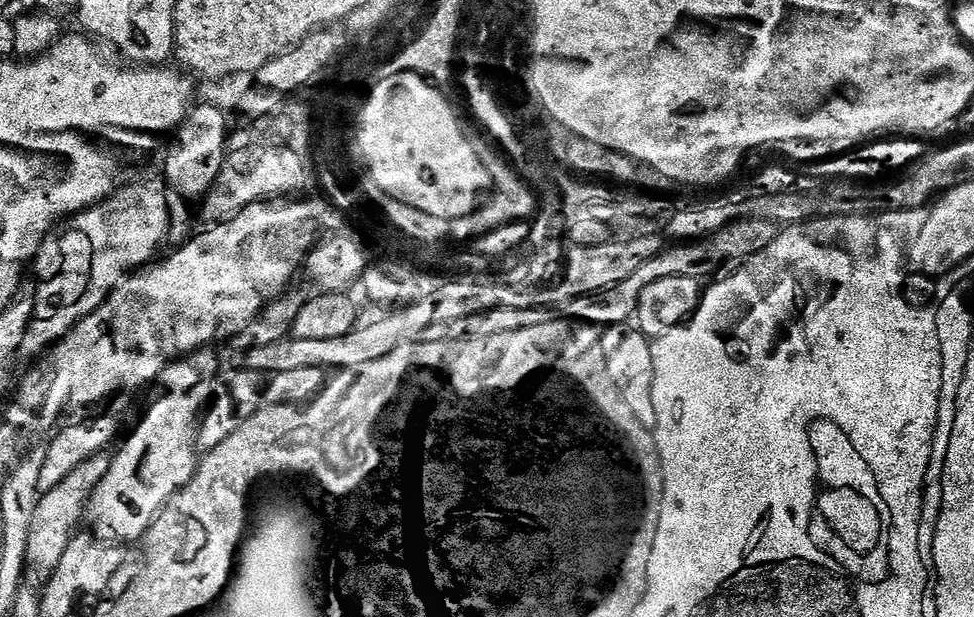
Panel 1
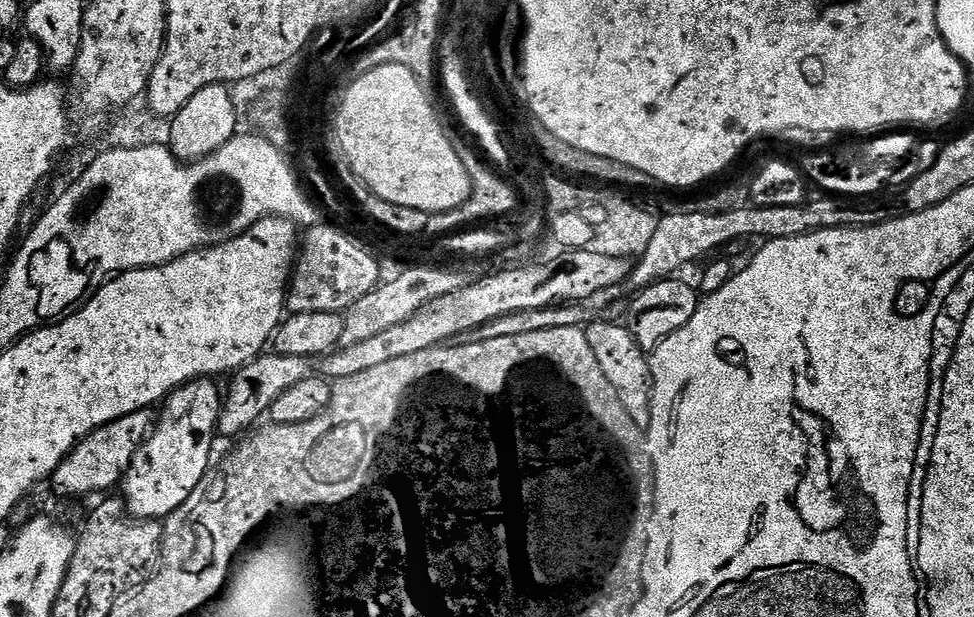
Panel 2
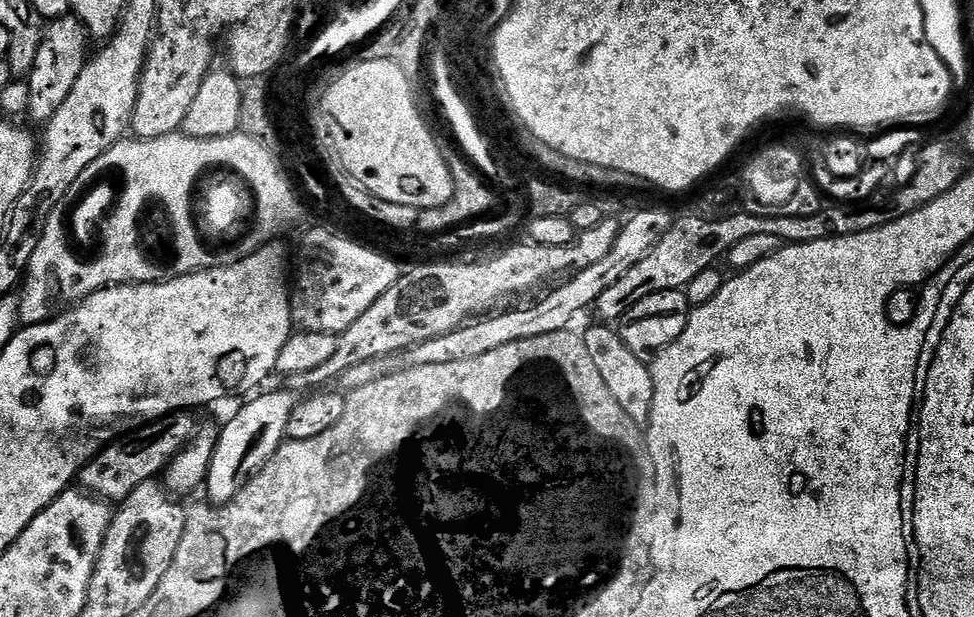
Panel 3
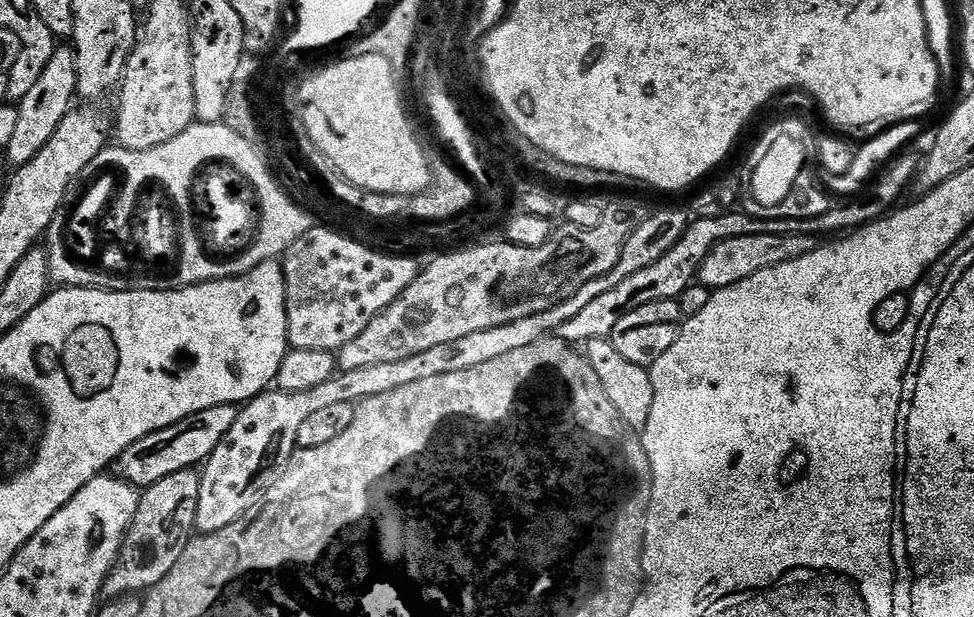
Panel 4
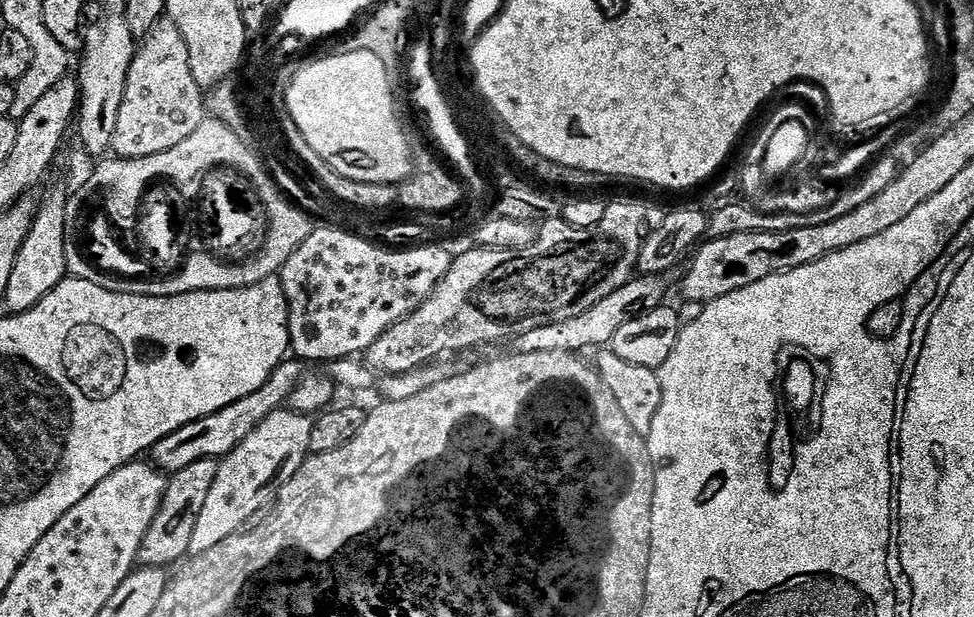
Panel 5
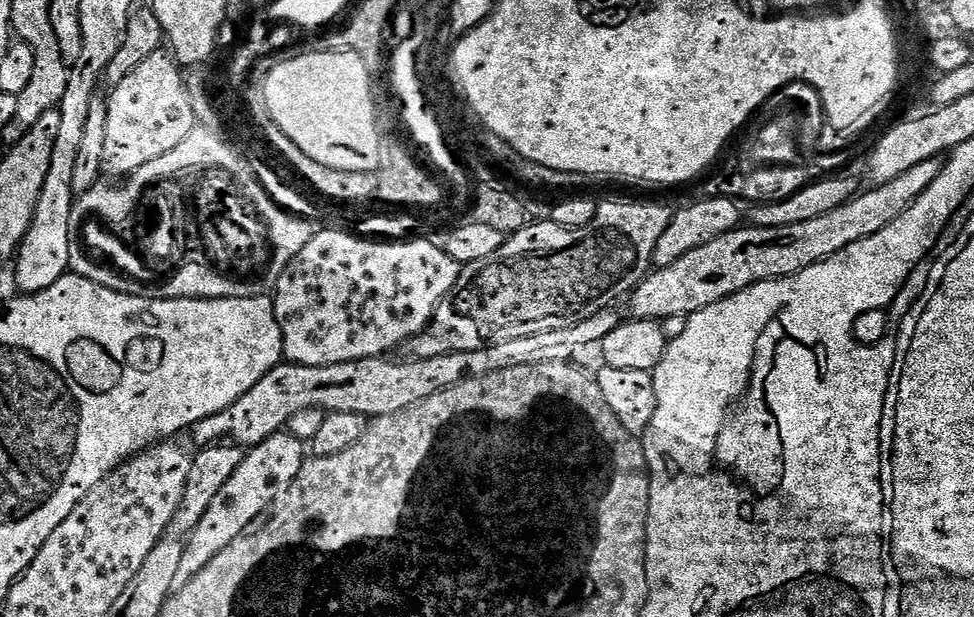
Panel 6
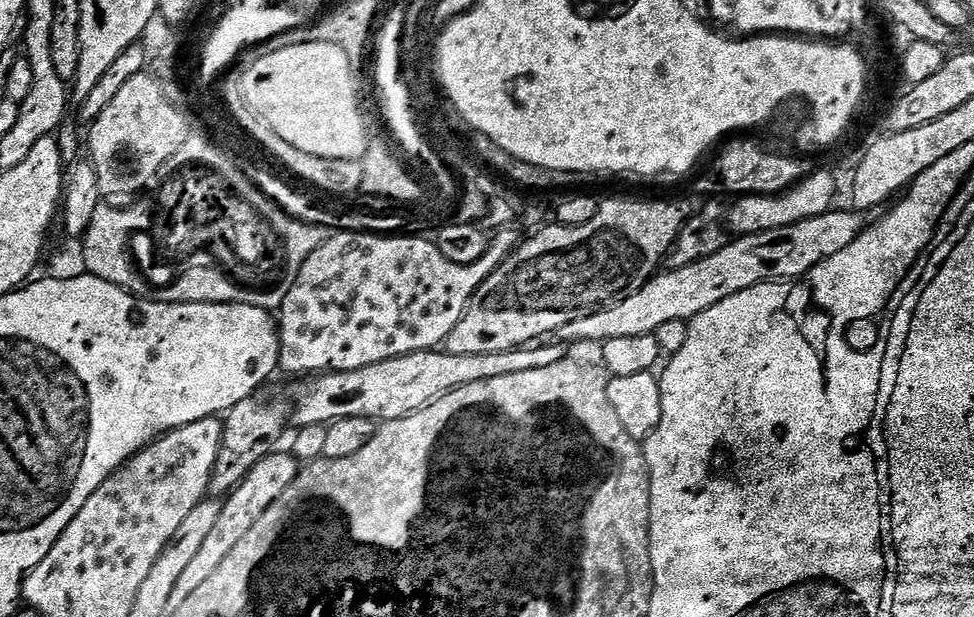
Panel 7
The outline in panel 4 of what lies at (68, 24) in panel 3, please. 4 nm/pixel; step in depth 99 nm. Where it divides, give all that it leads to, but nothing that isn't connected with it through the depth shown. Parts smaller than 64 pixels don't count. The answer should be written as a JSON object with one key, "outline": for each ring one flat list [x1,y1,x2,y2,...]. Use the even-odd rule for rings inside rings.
{"outline":[[57,47,54,58,46,65,42,78,31,88,30,94,18,102,18,127,14,138,10,138,6,155,12,166,30,162,48,142,54,138,54,130,62,126,62,118,73,111,72,99,77,99,78,70,76,69,76,54,71,47]]}

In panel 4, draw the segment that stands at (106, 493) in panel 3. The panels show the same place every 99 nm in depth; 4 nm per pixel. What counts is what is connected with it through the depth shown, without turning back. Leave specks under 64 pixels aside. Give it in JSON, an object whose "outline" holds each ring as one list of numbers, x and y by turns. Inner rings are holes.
{"outline":[[234,404,210,406,210,410,202,410,198,414,190,414,190,418,182,418,182,422,174,422,174,426,166,426,162,430,154,430,154,434,146,434,146,438,138,438,117,458,114,465,115,475,128,484,141,490,154,482,162,482,162,478,170,478,170,474,178,474,178,470,196,468,214,454,214,450,234,422,238,422,240,408]]}

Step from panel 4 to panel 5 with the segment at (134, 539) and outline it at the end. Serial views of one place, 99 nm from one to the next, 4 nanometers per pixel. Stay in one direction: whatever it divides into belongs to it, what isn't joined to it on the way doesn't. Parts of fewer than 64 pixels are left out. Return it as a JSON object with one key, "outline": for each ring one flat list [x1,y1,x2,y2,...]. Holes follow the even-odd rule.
{"outline":[[199,459,185,469,171,473,164,497,156,517,142,538,142,546,138,557,141,565,149,568,164,568,175,560,183,561,189,555,190,538,194,534,194,525,198,523,198,515,202,512,203,503,213,485,217,474,218,462,212,459]]}

